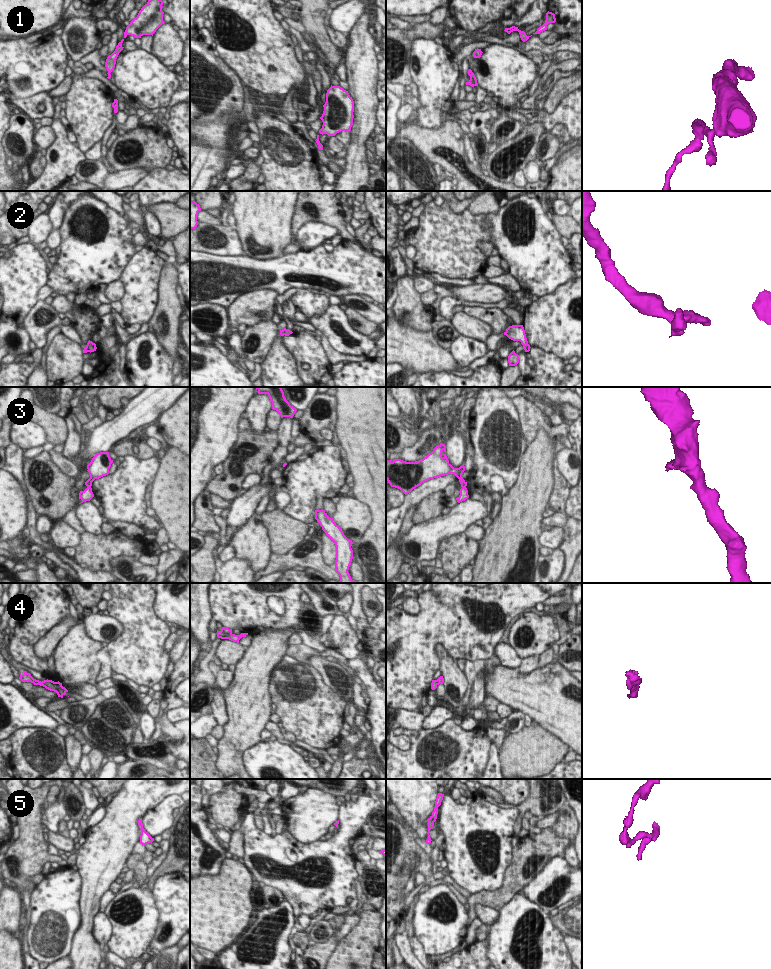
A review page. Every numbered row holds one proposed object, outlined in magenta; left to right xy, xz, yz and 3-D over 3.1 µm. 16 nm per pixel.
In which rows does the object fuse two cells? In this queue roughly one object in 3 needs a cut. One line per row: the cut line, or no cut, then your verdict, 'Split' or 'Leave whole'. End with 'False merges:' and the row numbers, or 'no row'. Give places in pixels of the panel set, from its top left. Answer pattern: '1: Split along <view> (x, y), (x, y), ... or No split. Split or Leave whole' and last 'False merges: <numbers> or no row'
1: No split. Leave whole
2: Split along yz (529, 348), (525, 351). Split
3: Split along xy (90, 486), (87, 488). Split
4: No split. Leave whole
5: No split. Leave whole
False merges: 2, 3

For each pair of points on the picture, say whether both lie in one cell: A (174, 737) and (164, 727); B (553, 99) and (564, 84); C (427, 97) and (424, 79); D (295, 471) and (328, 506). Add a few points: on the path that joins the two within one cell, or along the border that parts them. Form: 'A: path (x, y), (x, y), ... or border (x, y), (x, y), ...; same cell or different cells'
A: path (172, 735), (166, 729); same cell
B: path (556, 95), (562, 88); same cell
C: path (427, 93), (427, 83); same cell
D: border (324, 498), (330, 499); different cells

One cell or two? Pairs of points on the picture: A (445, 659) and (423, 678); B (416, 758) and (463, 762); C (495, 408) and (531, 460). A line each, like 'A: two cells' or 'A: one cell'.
A: two cells
B: one cell
C: two cells

